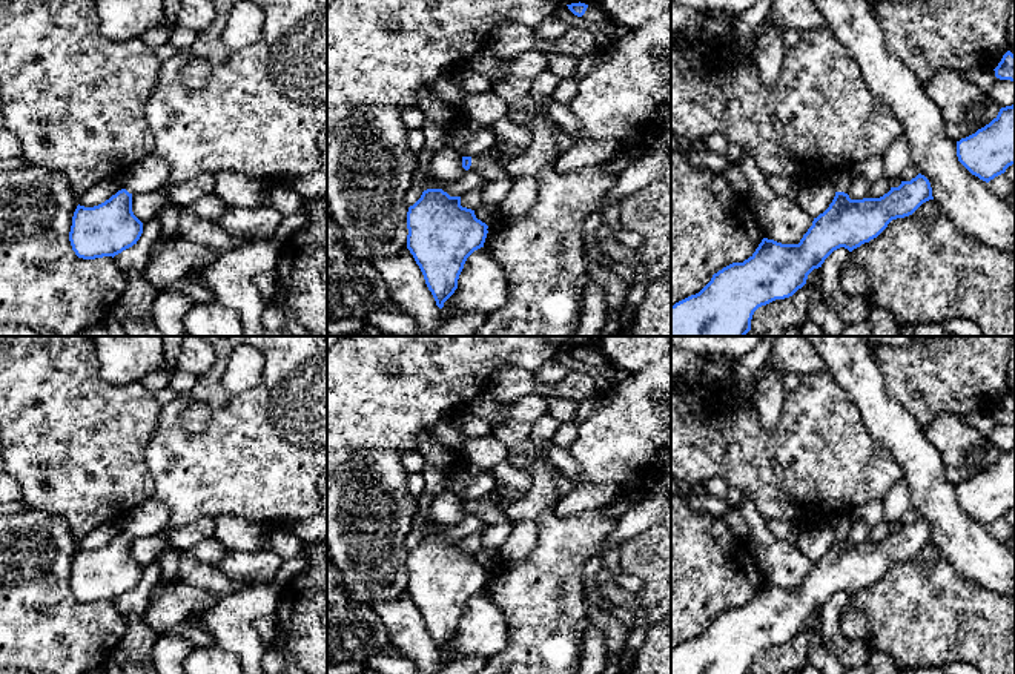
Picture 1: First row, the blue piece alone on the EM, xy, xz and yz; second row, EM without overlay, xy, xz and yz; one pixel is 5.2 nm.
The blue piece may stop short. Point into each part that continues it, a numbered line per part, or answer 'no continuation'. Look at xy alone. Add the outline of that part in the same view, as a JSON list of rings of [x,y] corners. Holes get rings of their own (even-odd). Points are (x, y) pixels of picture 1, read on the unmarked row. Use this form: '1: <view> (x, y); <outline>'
1: xy (149, 518); [[[155,497],[135,507],[123,524],[123,533],[129,537],[149,537],[164,534],[167,510]]]

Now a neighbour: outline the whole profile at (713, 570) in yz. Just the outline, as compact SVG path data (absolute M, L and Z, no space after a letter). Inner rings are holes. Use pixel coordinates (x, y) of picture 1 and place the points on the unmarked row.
M671 494L671 649L699 637L723 611L752 600L762 583L746 537L732 534L723 517L697 513Z

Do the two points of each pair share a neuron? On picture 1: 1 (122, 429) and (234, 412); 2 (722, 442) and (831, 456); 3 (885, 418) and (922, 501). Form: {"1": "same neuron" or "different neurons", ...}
{"1": "different neurons", "2": "same neuron", "3": "same neuron"}

